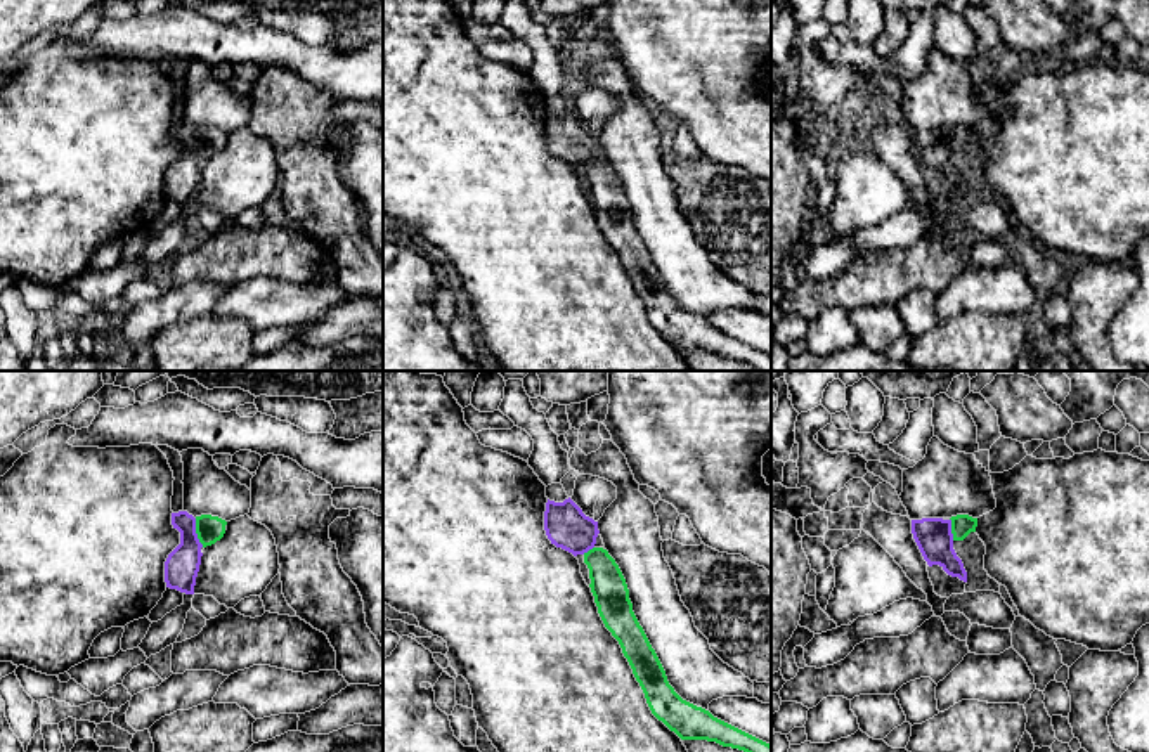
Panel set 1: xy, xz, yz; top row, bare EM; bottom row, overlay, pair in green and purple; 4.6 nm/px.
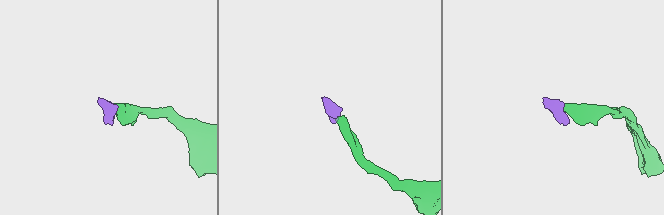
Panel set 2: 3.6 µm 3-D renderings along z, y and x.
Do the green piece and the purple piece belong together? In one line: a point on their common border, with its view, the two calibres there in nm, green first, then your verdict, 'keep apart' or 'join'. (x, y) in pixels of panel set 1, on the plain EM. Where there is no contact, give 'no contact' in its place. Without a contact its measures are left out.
contact xy (196, 144); calibres 130 and 160 nm; join

